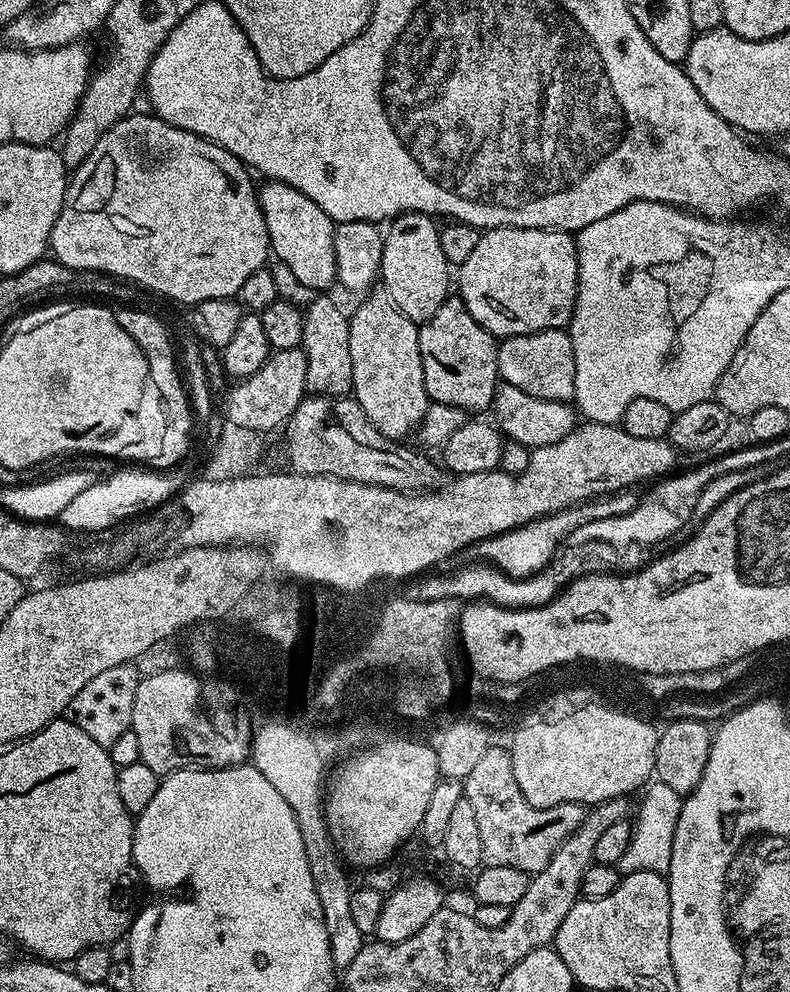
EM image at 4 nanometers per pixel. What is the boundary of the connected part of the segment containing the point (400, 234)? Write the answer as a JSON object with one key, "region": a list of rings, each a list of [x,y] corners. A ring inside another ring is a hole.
{"region":[[[403,212],[387,225],[383,237],[382,258],[378,265],[378,276],[384,279],[383,291],[416,325],[434,318],[438,306],[450,299],[448,271],[450,265],[446,254],[442,254],[440,228],[427,212]]]}

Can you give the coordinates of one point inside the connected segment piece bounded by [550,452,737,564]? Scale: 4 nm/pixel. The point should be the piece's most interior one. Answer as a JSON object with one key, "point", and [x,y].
{"point":[674,492]}

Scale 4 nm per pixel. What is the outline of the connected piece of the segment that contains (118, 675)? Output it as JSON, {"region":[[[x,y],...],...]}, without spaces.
{"region":[[[126,664],[109,668],[102,674],[92,678],[66,707],[63,719],[78,726],[85,731],[94,742],[108,749],[121,734],[131,731],[134,699],[137,698],[137,690],[142,679],[141,671],[134,664]]]}

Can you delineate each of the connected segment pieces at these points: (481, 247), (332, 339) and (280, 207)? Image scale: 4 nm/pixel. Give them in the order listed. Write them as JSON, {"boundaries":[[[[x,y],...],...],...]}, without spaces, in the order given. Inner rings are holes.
{"boundaries":[[[[490,228],[481,235],[478,246],[470,253],[470,258],[466,262],[458,265],[460,272],[460,292],[459,299],[463,300],[466,310],[490,335],[497,338],[507,338],[509,336],[521,336],[531,332],[541,332],[551,328],[567,329],[568,323],[572,320],[572,311],[576,305],[576,287],[578,286],[578,254],[576,253],[576,242],[573,233],[557,232],[555,228]]],[[[320,294],[304,314],[304,357],[306,358],[306,389],[318,396],[346,396],[352,390],[350,366],[349,317],[328,297]]],[[[268,180],[264,182],[264,185],[261,183],[258,188],[258,195],[260,209],[266,218],[266,230],[268,231],[271,255],[290,266],[291,273],[298,278],[301,289],[320,288],[316,290],[328,290],[332,283],[335,285],[338,280],[336,270],[337,225],[326,214],[326,210],[322,210],[322,206],[310,202],[310,198],[306,198],[306,194],[294,190],[294,186],[283,184],[281,180]]]]}

